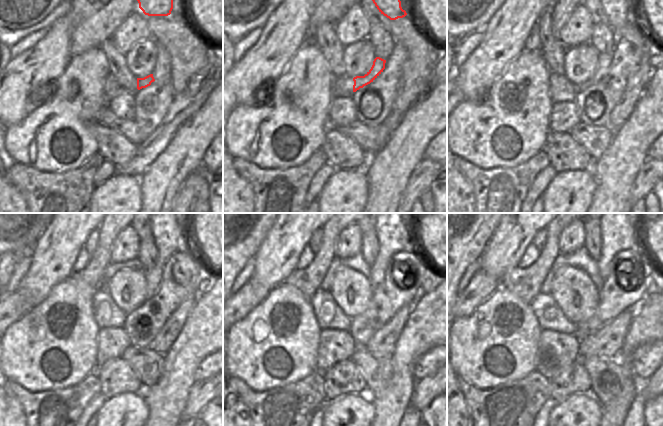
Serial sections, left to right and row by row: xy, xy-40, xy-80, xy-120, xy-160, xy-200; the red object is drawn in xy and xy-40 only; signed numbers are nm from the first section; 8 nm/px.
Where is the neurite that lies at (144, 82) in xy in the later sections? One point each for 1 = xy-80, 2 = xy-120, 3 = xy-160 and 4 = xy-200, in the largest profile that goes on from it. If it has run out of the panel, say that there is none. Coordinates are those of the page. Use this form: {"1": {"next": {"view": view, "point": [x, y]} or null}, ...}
{"1": {"next": {"view": "xy-80", "point": [604, 60]}}, "2": {"next": {"view": "xy-120", "point": [167, 234]}}, "3": {"next": {"view": "xy-160", "point": [393, 235]}}, "4": {"next": {"view": "xy-200", "point": [617, 234]}}}

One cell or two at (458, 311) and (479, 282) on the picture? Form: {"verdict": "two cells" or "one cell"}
{"verdict": "one cell"}

